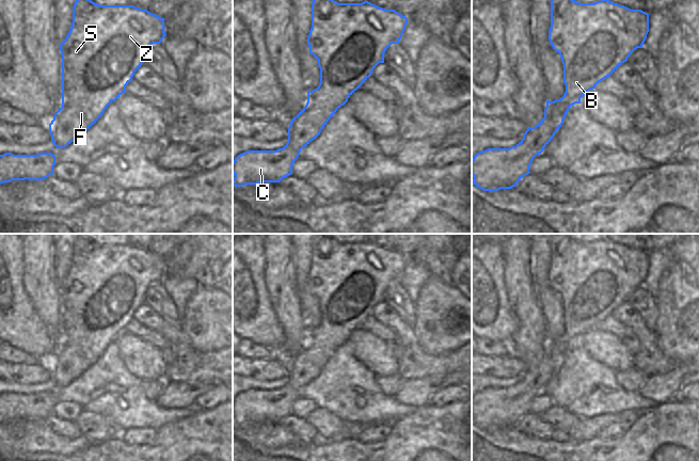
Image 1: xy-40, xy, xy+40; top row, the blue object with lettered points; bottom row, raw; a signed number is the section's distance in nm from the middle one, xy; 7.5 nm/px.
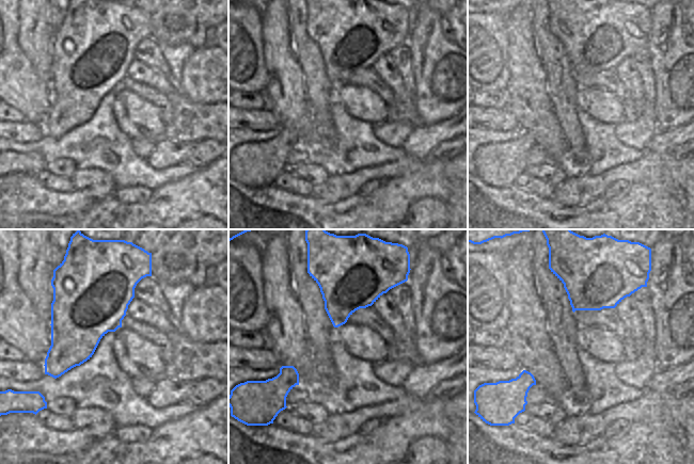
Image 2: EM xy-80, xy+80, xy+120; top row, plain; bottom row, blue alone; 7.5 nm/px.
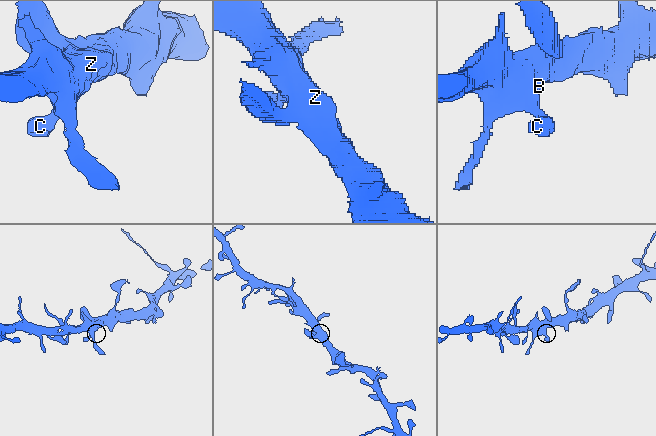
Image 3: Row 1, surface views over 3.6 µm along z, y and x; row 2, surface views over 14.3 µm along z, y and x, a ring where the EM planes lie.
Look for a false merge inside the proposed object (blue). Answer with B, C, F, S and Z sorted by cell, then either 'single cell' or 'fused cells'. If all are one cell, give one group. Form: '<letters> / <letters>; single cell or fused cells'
B C F S Z; single cell

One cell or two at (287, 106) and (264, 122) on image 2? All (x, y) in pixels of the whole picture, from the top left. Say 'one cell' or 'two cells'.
two cells

